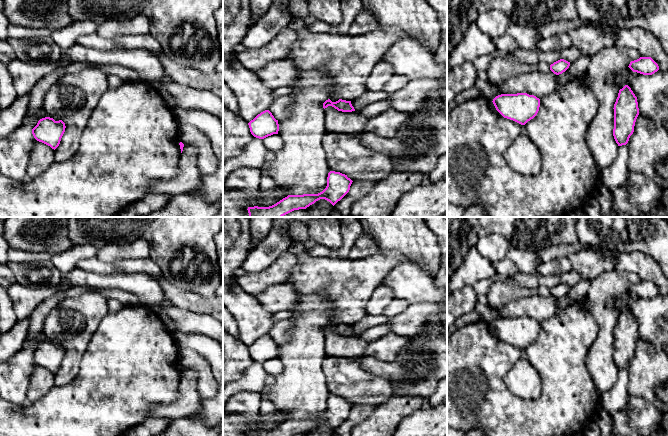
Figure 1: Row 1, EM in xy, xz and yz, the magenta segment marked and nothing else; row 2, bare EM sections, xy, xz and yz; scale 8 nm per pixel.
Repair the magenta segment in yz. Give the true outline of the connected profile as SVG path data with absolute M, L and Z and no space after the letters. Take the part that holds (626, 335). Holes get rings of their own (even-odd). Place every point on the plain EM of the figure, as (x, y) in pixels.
M628 309L619 314L614 328L613 360L618 370L626 369L639 339L637 321Z

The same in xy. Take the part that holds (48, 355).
M45 341L38 345L32 353L32 358L37 365L55 374L60 368L65 352L65 347L62 344L55 345L53 342Z

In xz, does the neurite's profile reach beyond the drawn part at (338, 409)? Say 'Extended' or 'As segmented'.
As segmented

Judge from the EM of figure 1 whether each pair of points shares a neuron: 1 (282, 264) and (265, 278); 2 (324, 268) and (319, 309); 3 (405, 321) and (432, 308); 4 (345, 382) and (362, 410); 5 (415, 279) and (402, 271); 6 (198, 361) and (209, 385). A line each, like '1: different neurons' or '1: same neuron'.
1: same neuron
2: different neurons
3: same neuron
4: different neurons
5: same neuron
6: same neuron

